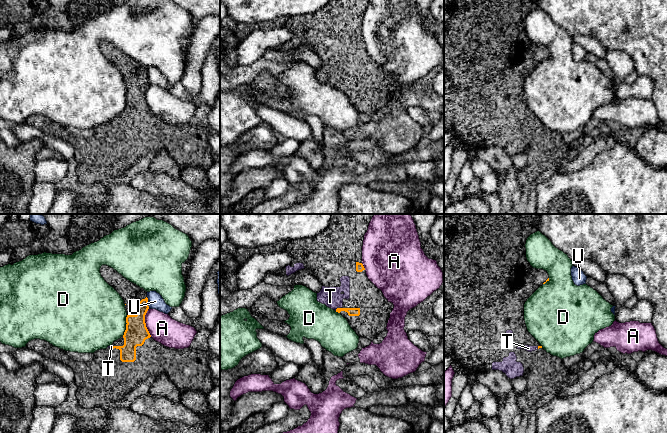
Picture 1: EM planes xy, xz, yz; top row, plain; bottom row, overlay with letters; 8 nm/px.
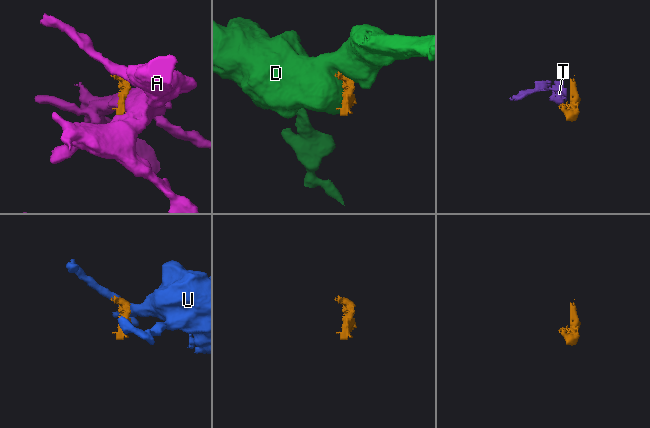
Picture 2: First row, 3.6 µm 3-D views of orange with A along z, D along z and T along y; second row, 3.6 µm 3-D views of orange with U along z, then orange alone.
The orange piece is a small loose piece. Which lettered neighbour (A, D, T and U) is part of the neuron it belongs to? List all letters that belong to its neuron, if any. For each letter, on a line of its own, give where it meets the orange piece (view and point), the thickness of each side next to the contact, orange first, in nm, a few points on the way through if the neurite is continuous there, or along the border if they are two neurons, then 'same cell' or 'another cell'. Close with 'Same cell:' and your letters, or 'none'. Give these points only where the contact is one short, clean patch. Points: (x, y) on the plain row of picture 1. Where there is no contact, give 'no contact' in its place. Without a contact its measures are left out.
A: xy (144, 98) | 180/220 nm | another cell
D: xy (126, 101) | 180/480 nm | another cell
T: xz (338, 84) | 60/160 nm | same cell
U: xy (147, 78) | 180/130 nm | along xy (146, 73), (149, 83) | another cell
Same cell: T

